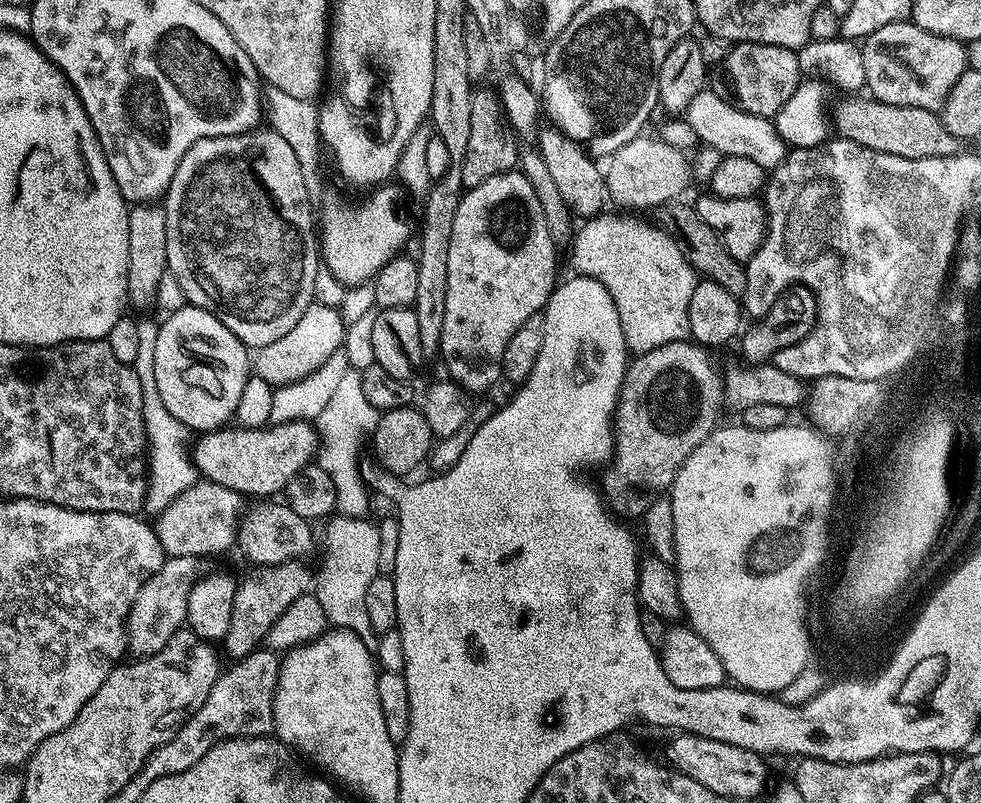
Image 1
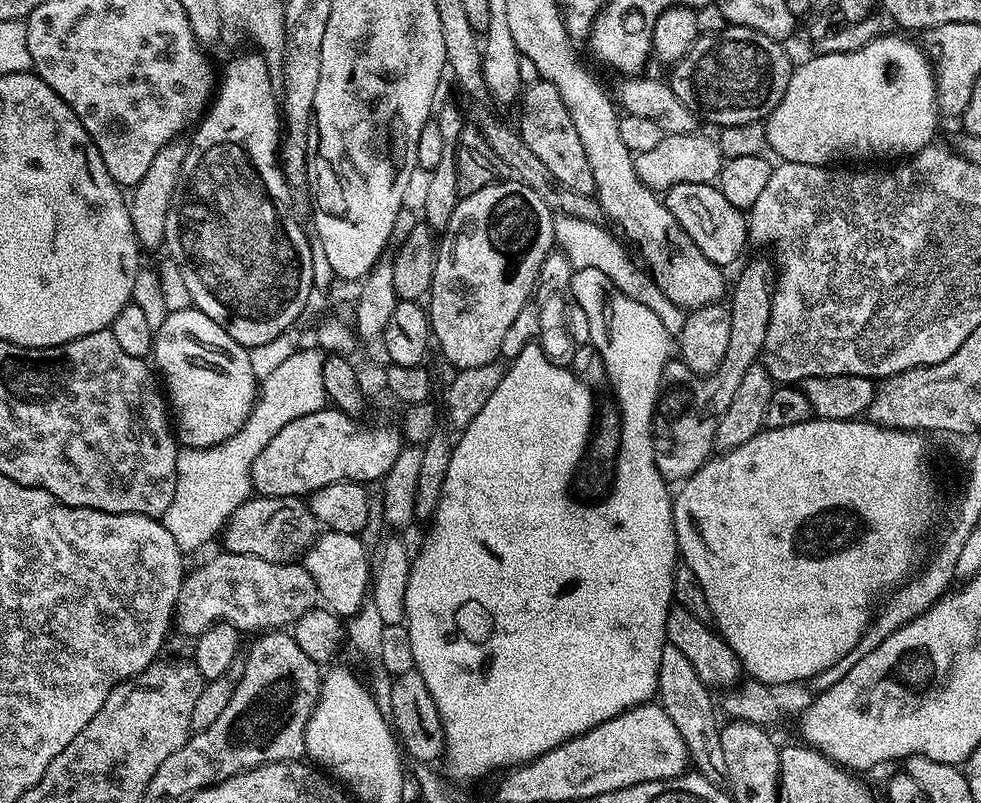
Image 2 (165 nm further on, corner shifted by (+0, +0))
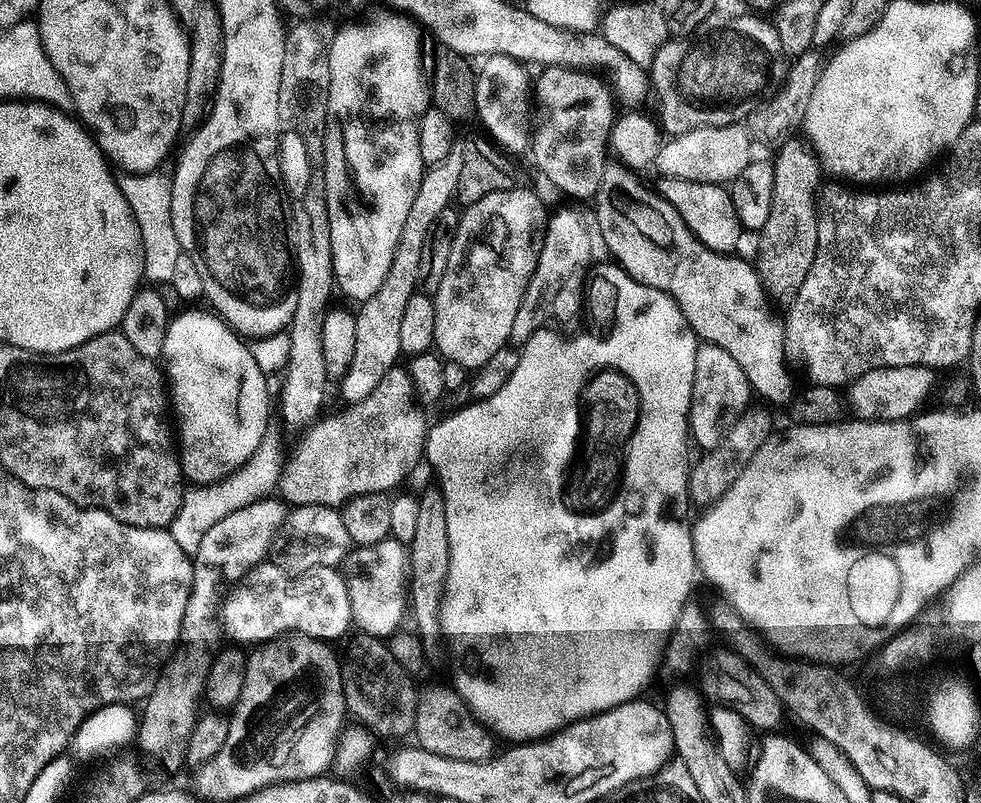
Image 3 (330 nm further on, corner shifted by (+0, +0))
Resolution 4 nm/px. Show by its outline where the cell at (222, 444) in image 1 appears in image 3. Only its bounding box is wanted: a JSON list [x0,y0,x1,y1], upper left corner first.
[278,367,430,509]

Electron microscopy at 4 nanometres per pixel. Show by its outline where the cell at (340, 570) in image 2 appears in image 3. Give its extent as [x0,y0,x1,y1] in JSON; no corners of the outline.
[346,538,410,638]

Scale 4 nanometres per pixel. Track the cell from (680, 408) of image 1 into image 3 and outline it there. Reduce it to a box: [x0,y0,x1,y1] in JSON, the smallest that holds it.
[754,139,822,302]

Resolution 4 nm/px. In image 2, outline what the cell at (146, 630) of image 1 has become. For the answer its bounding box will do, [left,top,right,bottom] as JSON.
[174,550,317,638]

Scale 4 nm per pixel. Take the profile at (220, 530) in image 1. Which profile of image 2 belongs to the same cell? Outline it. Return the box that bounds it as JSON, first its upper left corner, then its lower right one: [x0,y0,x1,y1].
[222,494,322,564]

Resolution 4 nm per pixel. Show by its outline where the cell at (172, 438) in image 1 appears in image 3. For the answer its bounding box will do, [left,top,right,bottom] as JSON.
[170,434,285,557]

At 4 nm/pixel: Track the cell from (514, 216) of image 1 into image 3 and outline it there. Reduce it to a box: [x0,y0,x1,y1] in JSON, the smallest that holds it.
[432,186,545,370]

